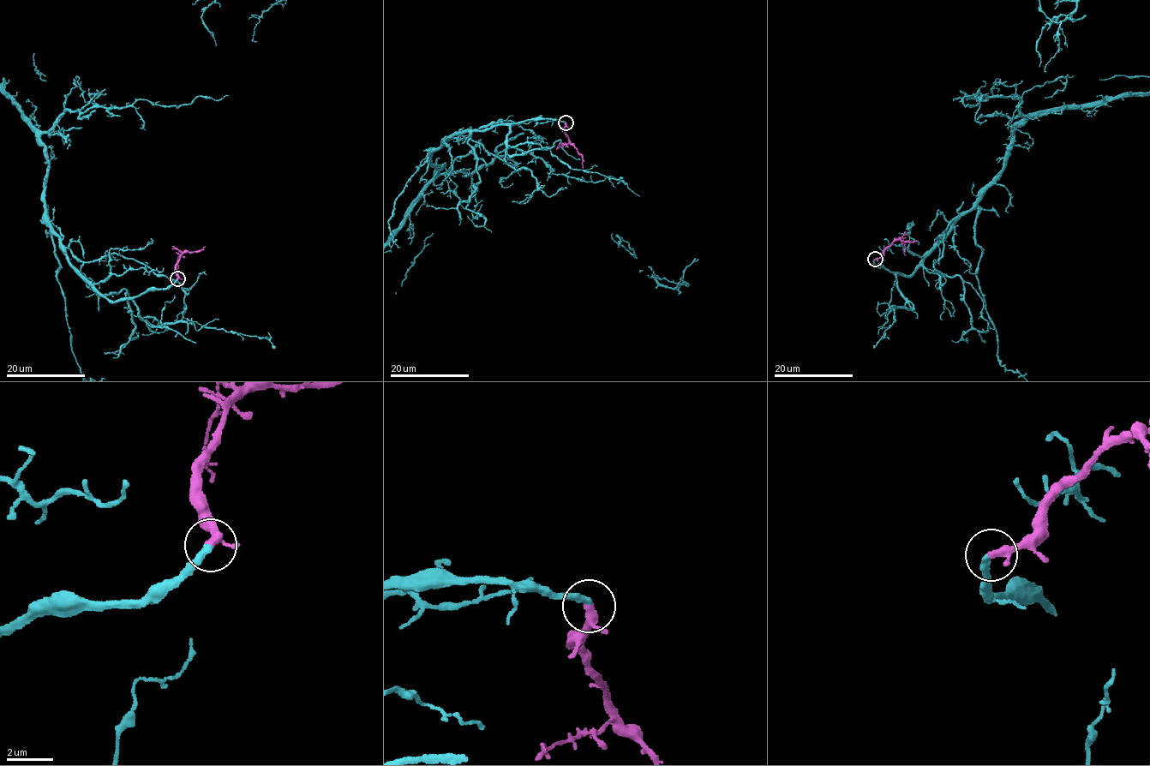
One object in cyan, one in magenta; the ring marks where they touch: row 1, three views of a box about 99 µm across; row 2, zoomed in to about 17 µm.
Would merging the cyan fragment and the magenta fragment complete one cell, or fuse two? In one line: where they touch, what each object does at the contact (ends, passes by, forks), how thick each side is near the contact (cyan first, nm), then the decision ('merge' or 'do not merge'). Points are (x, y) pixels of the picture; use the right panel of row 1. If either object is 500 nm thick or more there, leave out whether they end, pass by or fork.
at (875, 259); cyan ends there; magenta passes by; 280 nm thick on the cyan side, 280 nm on the other; merge

